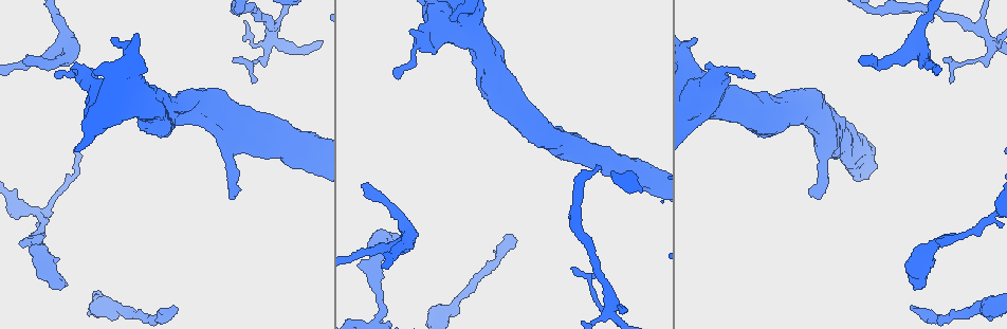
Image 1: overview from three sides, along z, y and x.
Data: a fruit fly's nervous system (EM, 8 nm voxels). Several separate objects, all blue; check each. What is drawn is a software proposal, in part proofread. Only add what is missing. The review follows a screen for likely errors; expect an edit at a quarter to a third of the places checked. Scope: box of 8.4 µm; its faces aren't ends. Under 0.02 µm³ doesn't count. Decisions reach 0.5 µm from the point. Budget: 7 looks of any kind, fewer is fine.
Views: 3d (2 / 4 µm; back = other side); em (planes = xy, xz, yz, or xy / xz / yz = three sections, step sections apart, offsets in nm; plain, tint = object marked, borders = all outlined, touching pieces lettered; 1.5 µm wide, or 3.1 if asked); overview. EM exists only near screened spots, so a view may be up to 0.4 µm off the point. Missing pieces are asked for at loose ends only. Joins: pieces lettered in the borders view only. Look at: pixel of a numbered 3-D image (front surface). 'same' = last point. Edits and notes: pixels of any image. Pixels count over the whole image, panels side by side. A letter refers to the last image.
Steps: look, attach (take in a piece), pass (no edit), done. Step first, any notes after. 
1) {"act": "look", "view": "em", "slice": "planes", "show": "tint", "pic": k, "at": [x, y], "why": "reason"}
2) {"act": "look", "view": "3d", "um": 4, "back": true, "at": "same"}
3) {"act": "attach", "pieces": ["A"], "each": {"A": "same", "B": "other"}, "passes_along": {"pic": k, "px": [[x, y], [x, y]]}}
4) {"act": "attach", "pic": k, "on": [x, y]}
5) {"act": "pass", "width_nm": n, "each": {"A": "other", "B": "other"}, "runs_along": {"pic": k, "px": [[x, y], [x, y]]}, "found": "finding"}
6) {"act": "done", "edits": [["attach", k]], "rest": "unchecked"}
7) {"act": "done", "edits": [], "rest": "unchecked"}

{"act": "look", "view": "3d", "um": 2, "pic": 1, "at": [862, 59], "why": "an open end"}

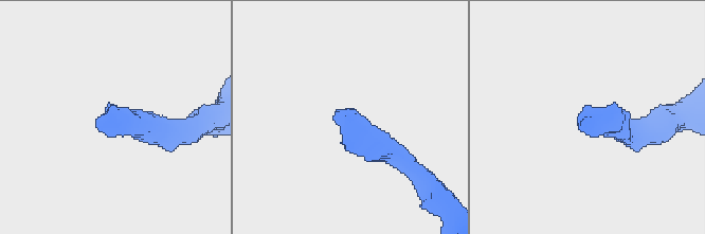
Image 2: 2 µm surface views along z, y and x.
{"act": "look", "view": "em", "slice": "planes", "show": "borders", "pic": 2, "at": [586, 120], "why": "need the tissue"}

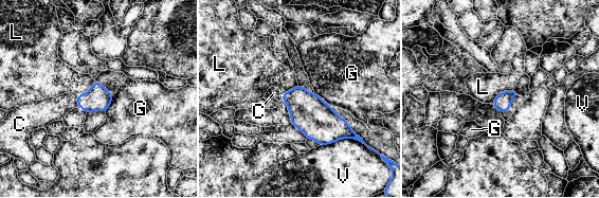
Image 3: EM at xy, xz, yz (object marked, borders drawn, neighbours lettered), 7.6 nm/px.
{"act": "attach", "pieces": ["C"], "width_nm": 130, "each": {"C": "same", "G": "other", "L": "other", "V": "other"}, "found": "the neuron continues"}

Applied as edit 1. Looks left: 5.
{"act": "look", "view": "em", "slice": "xz", "step": 8, "show": "borders", "pic": 1, "at": [944, 57], "why": "free end"}

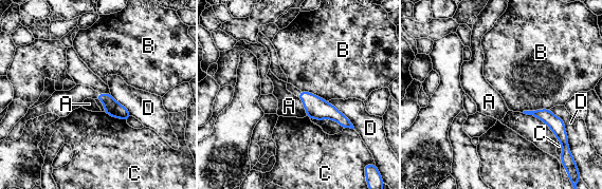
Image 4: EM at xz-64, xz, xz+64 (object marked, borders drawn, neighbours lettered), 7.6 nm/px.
{"act": "pass", "each": {"A": "other", "B": "other", "C": "other", "D": "other"}, "found": "none of them fits"}

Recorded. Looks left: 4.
{"act": "look", "view": "em", "slice": "yz", "step": 4, "show": "borders", "pic": 1, "at": [240, 190], "why": "branch stops here"}

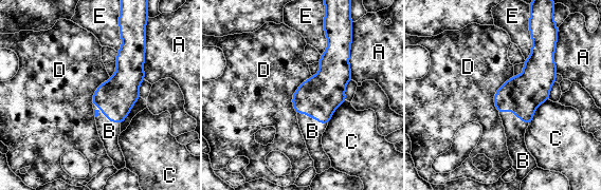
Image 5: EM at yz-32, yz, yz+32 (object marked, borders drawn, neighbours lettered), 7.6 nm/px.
{"act": "look", "view": "em", "slice": "planes", "show": "borders", "at": "same", "why": "cut it another way"}

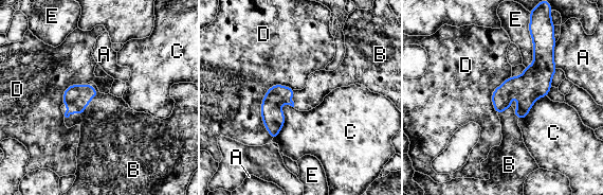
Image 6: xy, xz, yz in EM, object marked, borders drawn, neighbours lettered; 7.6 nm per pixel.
{"act": "attach", "pieces": ["B"], "width_nm": 140, "each": {"A": "other", "B": "same", "C": "other", "D": "other", "E": "other"}, "passes_along": {"pic": 6, "px": [[75, 96], [84, 109], [109, 130]]}, "found": "the neuron continues"}

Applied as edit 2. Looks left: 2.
{"act": "done", "edits": [["attach", 3], ["attach", 6]], "rest": "unchecked"}

